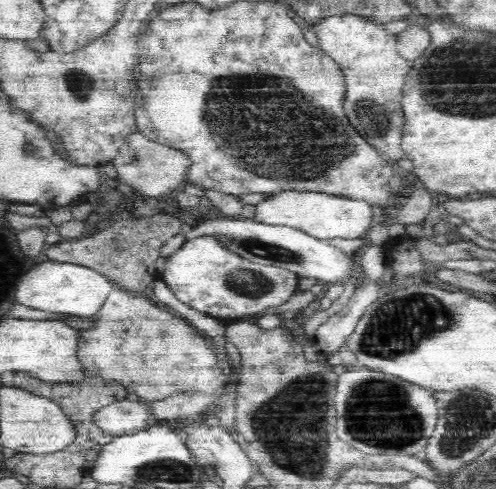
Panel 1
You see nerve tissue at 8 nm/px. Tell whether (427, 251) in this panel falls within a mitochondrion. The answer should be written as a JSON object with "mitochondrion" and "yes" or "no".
{"mitochondrion":"no"}

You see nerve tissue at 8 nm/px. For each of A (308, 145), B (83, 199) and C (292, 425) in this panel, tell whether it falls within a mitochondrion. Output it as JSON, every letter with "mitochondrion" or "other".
{"A":"mitochondrion","B":"other","C":"mitochondrion"}

